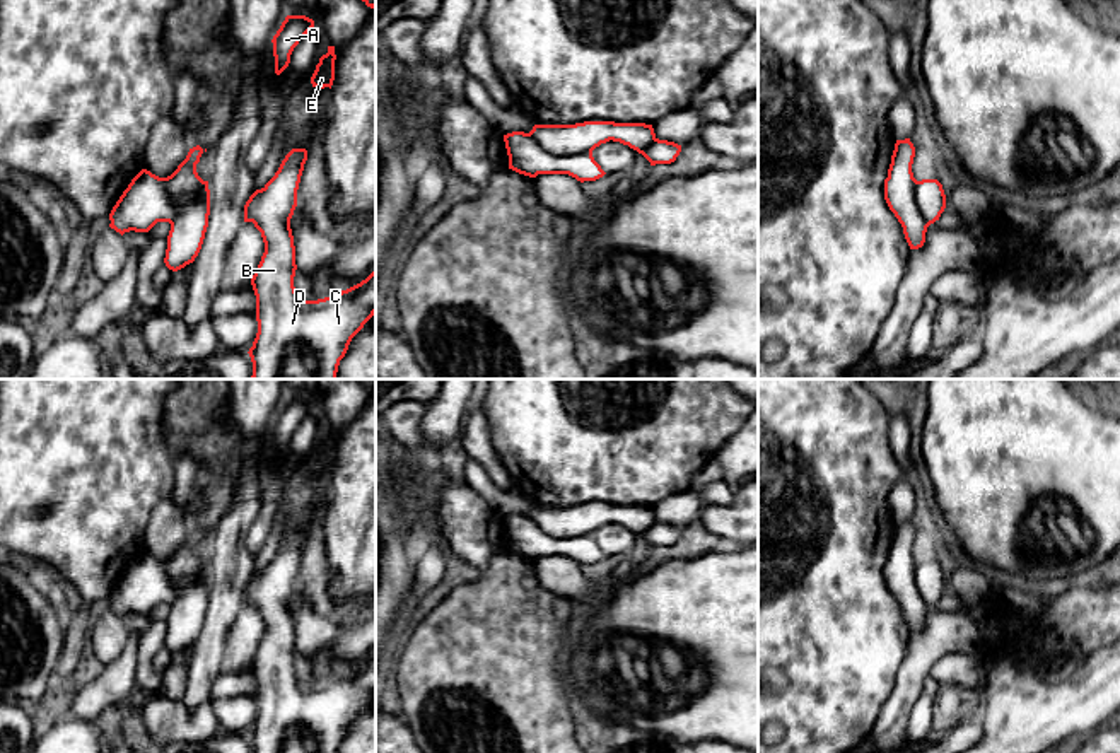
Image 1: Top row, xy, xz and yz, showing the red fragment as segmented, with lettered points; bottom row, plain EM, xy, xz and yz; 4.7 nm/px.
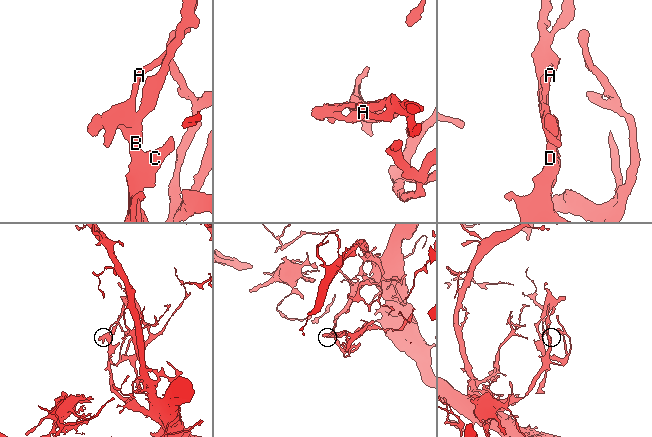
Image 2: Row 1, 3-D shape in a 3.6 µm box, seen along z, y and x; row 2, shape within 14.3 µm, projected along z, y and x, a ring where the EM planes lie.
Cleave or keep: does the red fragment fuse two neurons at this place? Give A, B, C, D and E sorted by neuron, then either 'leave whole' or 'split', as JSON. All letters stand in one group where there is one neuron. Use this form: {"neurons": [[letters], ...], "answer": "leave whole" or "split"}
{"neurons": [["A"], ["B", "C", "D", "E"]], "answer": "split"}

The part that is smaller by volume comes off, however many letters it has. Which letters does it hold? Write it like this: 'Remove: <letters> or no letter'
Remove: A

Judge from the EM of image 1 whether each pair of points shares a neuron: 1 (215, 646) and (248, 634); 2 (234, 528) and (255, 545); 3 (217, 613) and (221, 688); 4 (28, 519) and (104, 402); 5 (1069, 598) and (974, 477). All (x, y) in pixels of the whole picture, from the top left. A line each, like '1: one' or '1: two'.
1: two
2: two
3: two
4: one
5: two

